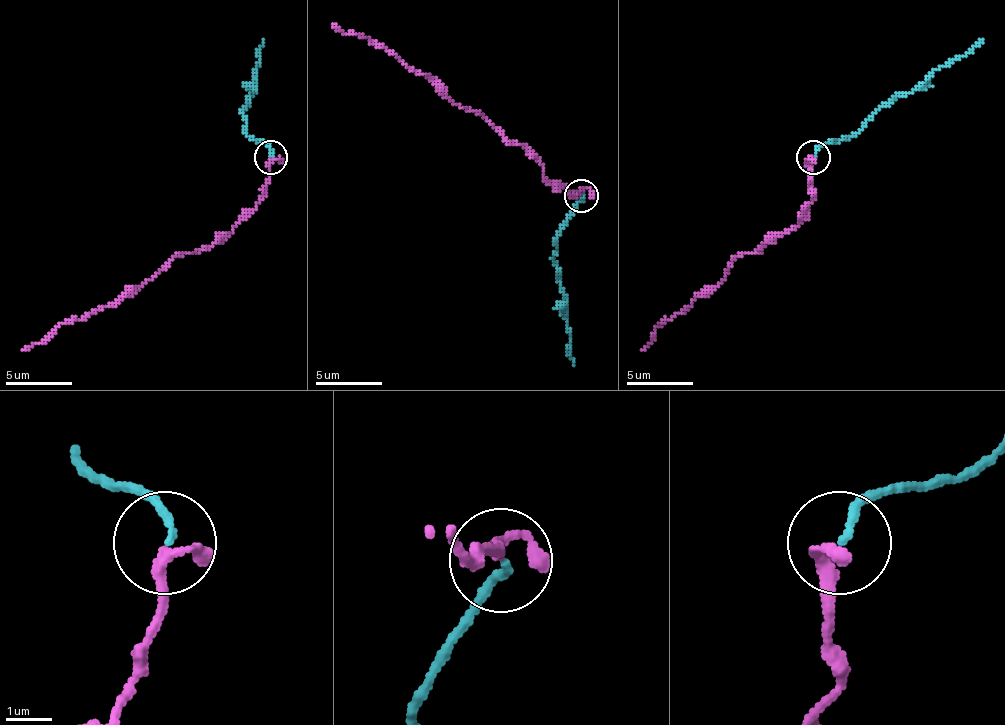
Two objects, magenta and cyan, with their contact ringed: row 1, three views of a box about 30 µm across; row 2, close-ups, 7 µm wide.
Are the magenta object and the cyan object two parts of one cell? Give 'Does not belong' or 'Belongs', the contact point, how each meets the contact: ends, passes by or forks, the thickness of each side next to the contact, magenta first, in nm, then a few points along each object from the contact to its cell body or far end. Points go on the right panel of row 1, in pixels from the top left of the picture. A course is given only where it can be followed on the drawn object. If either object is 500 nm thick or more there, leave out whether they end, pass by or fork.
Belongs. Place: (813, 157). At the ring magenta passes by. At the ring cyan ends. Thickness 220 nm (magenta) against 160 nm. Course of magenta: (812, 159), (812, 200), (792, 230), (762, 250), (742, 253), (715, 286), (672, 320), (665, 320), (642, 350). Course of cyan: (812, 156), (825, 143), (855, 133), (876, 113), (912, 93), (982, 39)

